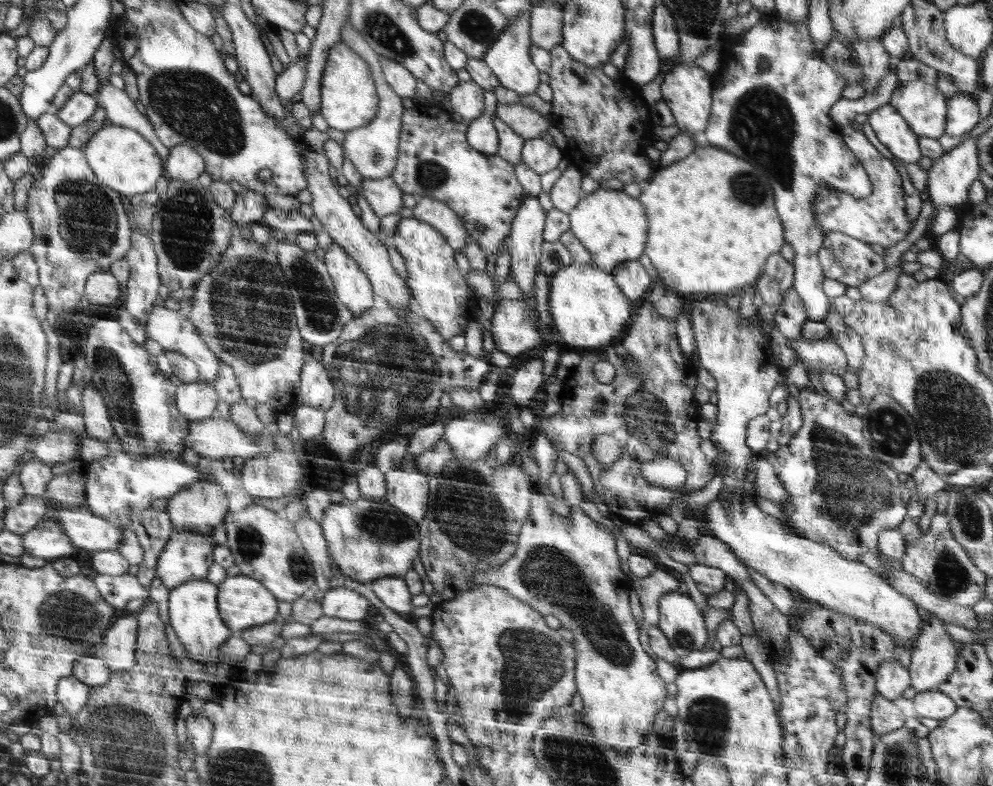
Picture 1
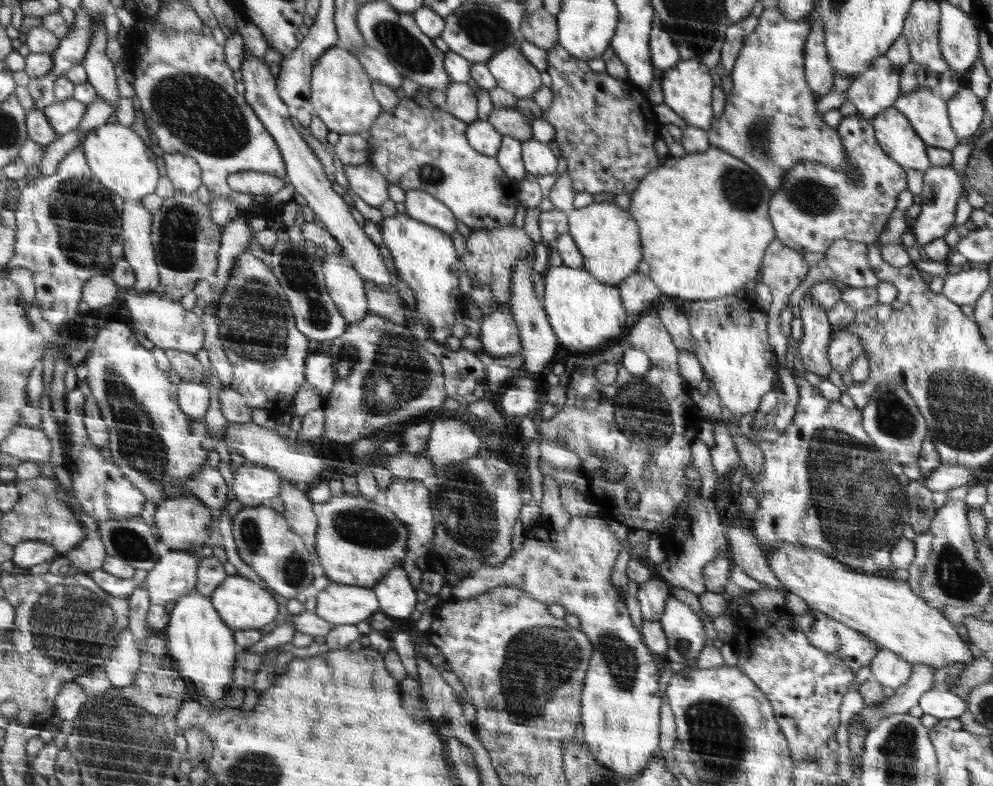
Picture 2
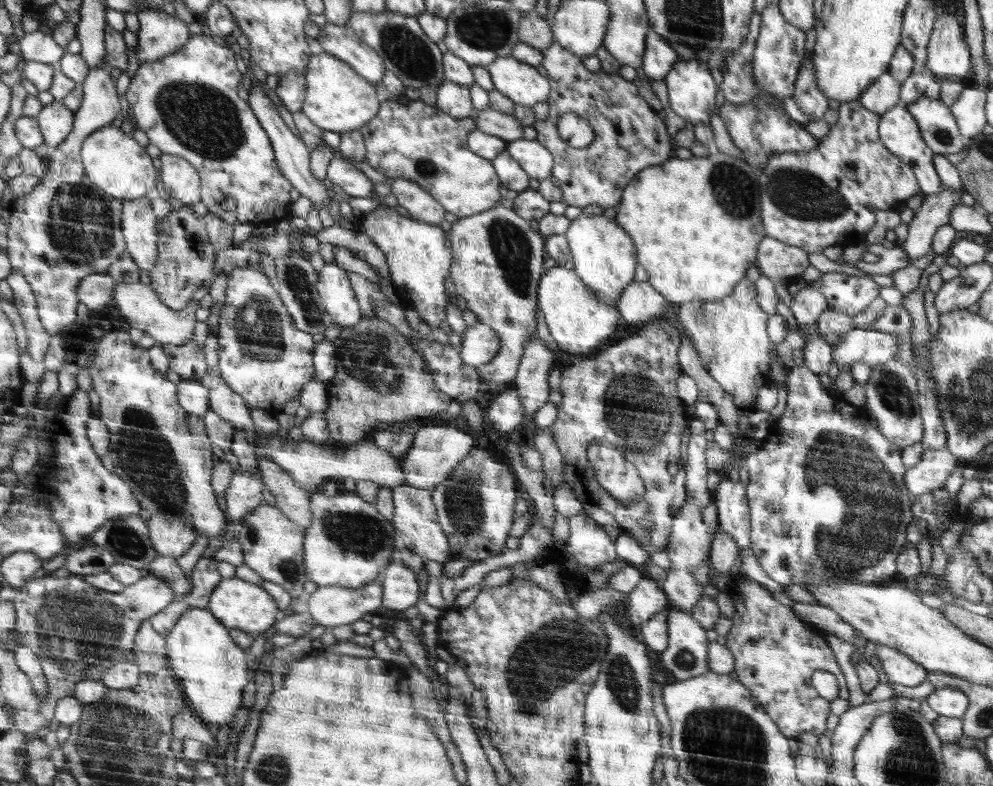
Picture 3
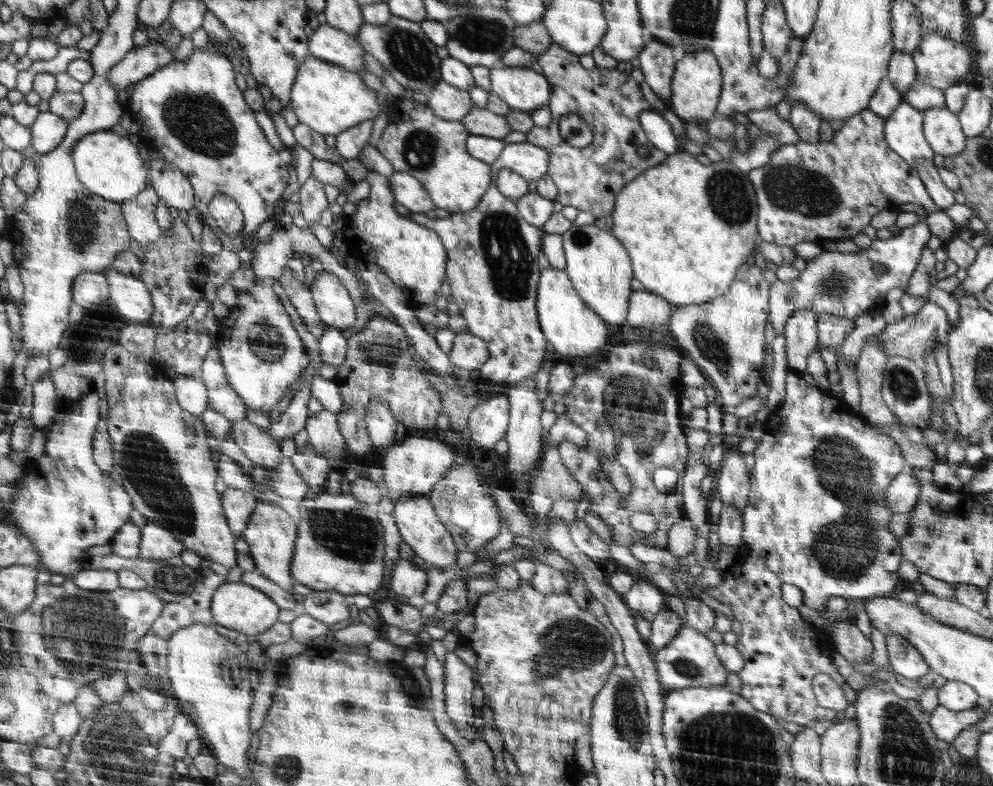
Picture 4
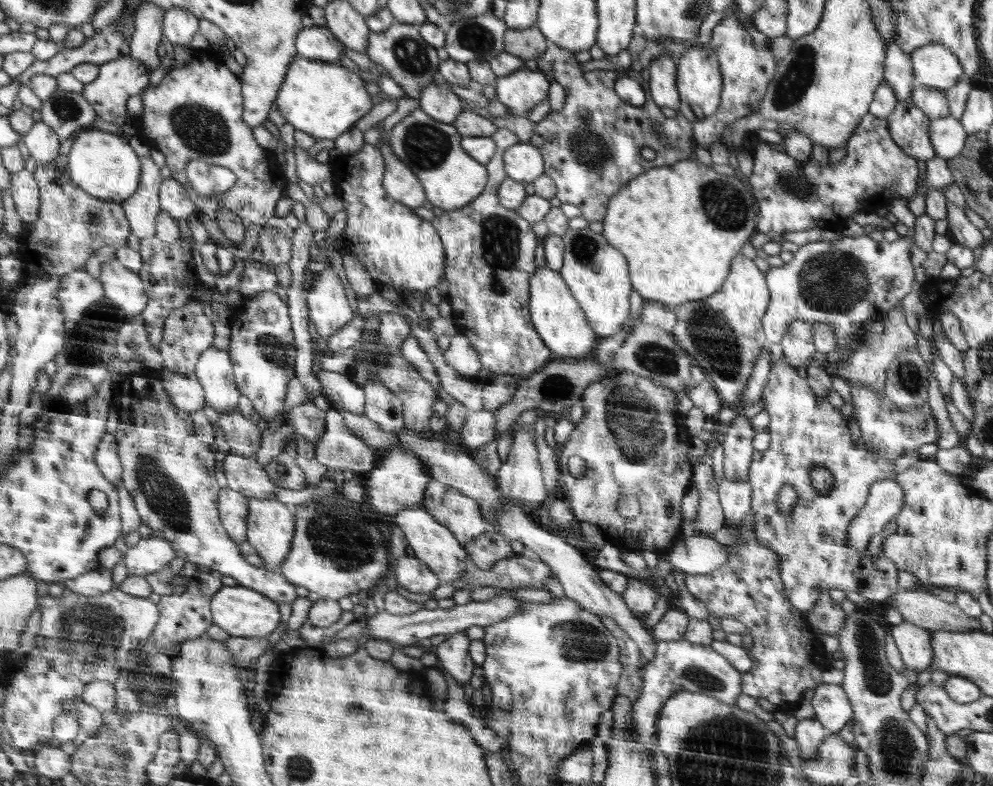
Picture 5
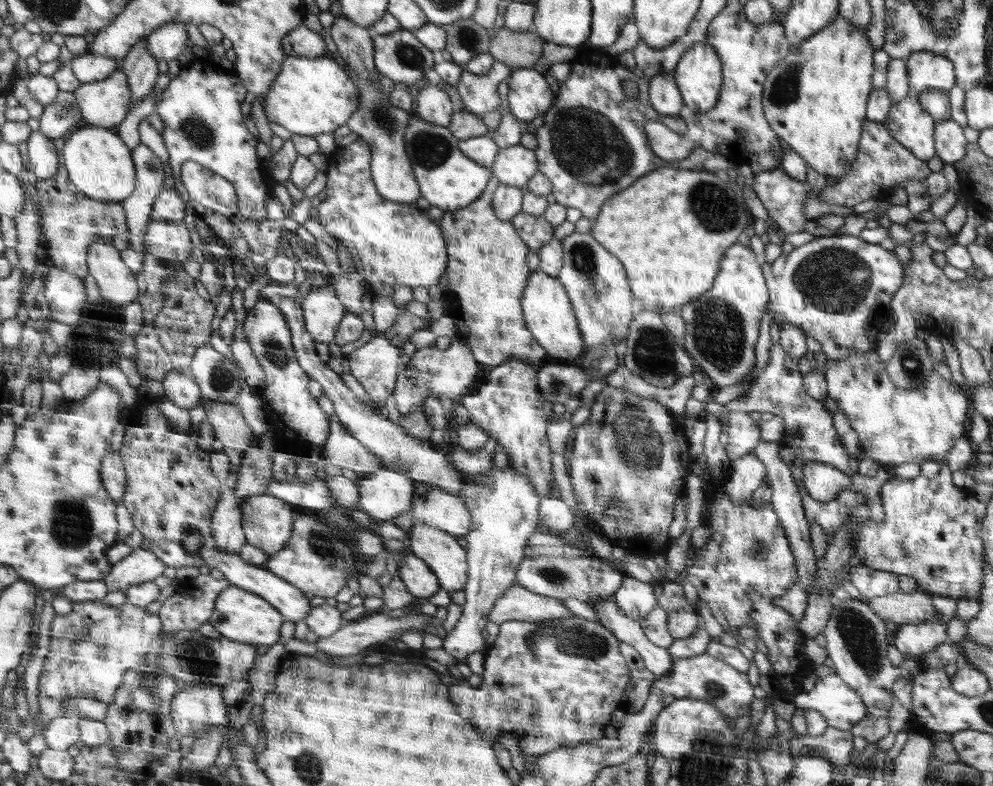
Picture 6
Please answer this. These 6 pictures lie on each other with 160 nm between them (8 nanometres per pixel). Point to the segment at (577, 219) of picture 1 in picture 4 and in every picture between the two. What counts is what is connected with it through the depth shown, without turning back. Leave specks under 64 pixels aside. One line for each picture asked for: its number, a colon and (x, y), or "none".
2: (608, 237)
3: (604, 254)
4: (597, 262)

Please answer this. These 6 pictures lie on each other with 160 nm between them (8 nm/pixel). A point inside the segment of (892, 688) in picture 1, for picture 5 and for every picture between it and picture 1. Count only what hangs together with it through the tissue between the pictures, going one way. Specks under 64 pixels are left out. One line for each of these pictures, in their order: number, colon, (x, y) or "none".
2: (887, 668)
3: (900, 669)
4: (905, 660)
5: (914, 643)

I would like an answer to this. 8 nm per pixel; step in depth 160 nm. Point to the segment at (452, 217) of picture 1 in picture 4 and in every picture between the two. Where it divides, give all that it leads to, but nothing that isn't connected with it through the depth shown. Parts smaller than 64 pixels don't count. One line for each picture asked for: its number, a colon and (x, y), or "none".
2: (425, 207)
3: (420, 203)
4: (411, 193)

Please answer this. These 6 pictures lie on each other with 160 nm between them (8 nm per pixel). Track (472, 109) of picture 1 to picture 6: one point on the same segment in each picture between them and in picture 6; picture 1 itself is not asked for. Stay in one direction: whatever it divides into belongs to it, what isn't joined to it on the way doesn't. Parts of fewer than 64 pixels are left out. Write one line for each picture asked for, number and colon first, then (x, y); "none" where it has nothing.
2: (461, 99)
3: (454, 99)
4: (451, 103)
5: (442, 103)
6: (432, 103)

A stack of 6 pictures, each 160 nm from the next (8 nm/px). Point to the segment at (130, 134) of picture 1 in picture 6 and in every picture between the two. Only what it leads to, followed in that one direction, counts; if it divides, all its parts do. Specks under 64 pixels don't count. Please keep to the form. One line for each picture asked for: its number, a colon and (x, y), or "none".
2: (119, 160)
3: (116, 164)
4: (109, 165)
5: (101, 163)
6: (98, 163)

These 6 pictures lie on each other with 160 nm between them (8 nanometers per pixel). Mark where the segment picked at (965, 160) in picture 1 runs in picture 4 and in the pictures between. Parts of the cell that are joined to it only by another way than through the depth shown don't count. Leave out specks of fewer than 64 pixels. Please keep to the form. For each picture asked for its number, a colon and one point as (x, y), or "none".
2: (942, 186)
3: (934, 212)
4: (847, 285)

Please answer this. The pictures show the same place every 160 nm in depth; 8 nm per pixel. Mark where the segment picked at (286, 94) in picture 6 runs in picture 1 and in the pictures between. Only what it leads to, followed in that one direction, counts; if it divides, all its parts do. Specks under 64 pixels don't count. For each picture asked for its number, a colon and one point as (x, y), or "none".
1: (349, 100)
2: (340, 95)
3: (336, 99)
4: (329, 99)
5: (323, 99)

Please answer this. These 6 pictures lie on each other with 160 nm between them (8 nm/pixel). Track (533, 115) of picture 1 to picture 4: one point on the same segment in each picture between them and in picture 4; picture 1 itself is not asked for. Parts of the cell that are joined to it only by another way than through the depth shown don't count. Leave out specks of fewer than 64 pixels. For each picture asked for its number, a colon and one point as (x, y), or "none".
2: (509, 121)
3: (504, 125)
4: (479, 121)

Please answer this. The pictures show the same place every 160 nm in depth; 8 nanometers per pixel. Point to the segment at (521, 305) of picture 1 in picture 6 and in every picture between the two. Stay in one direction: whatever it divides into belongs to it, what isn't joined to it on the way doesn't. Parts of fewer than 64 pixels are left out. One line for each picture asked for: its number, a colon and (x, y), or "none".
2: (500, 337)
3: (480, 343)
4: (469, 352)
5: (461, 355)
6: (449, 372)

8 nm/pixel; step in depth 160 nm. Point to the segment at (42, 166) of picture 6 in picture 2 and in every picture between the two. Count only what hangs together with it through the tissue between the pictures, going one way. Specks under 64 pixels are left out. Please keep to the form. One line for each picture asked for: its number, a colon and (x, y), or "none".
2: (64, 116)
3: (56, 121)
4: (48, 130)
5: (43, 143)

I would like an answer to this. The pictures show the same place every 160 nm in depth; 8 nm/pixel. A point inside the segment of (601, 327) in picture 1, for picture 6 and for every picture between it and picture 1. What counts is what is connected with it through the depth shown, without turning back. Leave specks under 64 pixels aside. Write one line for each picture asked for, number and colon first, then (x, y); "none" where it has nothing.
2: (581, 310)
3: (577, 319)
4: (572, 328)
5: (558, 317)
6: (550, 315)

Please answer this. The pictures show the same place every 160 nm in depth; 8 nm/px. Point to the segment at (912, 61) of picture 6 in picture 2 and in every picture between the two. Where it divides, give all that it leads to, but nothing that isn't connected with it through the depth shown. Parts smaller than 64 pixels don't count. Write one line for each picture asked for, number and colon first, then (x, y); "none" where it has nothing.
2: (958, 40)
3: (947, 54)
4: (940, 62)
5: (934, 66)

